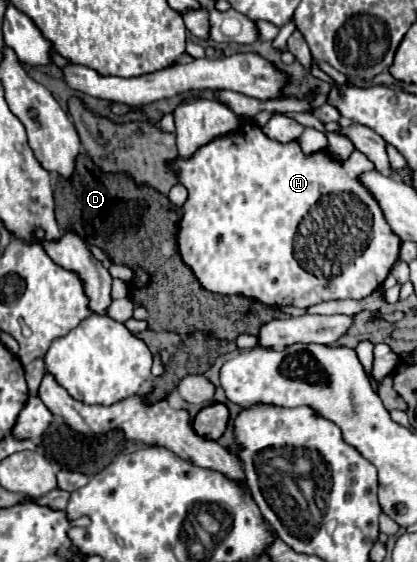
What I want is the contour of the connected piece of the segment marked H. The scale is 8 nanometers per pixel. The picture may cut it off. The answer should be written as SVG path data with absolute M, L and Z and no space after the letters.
M252 120L240 124L238 130L228 132L228 134L220 134L216 136L212 142L208 142L206 146L200 146L190 158L174 158L168 162L168 168L176 174L178 182L188 190L188 198L182 206L184 214L178 222L178 232L176 232L176 242L180 244L180 256L182 260L192 268L192 272L196 272L198 282L202 284L202 288L206 288L208 292L216 292L216 294L240 294L246 298L254 298L262 304L268 306L296 306L296 308L308 308L312 304L320 304L324 300L338 300L338 298L366 298L370 296L374 290L378 290L382 286L382 282L386 280L386 276L390 274L394 262L400 258L400 236L396 236L390 228L390 224L384 218L382 208L378 206L376 198L368 192L368 188L360 182L360 176L364 172L374 170L372 160L368 160L368 156L364 156L360 150L354 150L346 160L338 160L334 158L328 150L318 150L312 154L304 154L298 140L292 142L276 142L272 138L268 138L260 126L256 126Z

